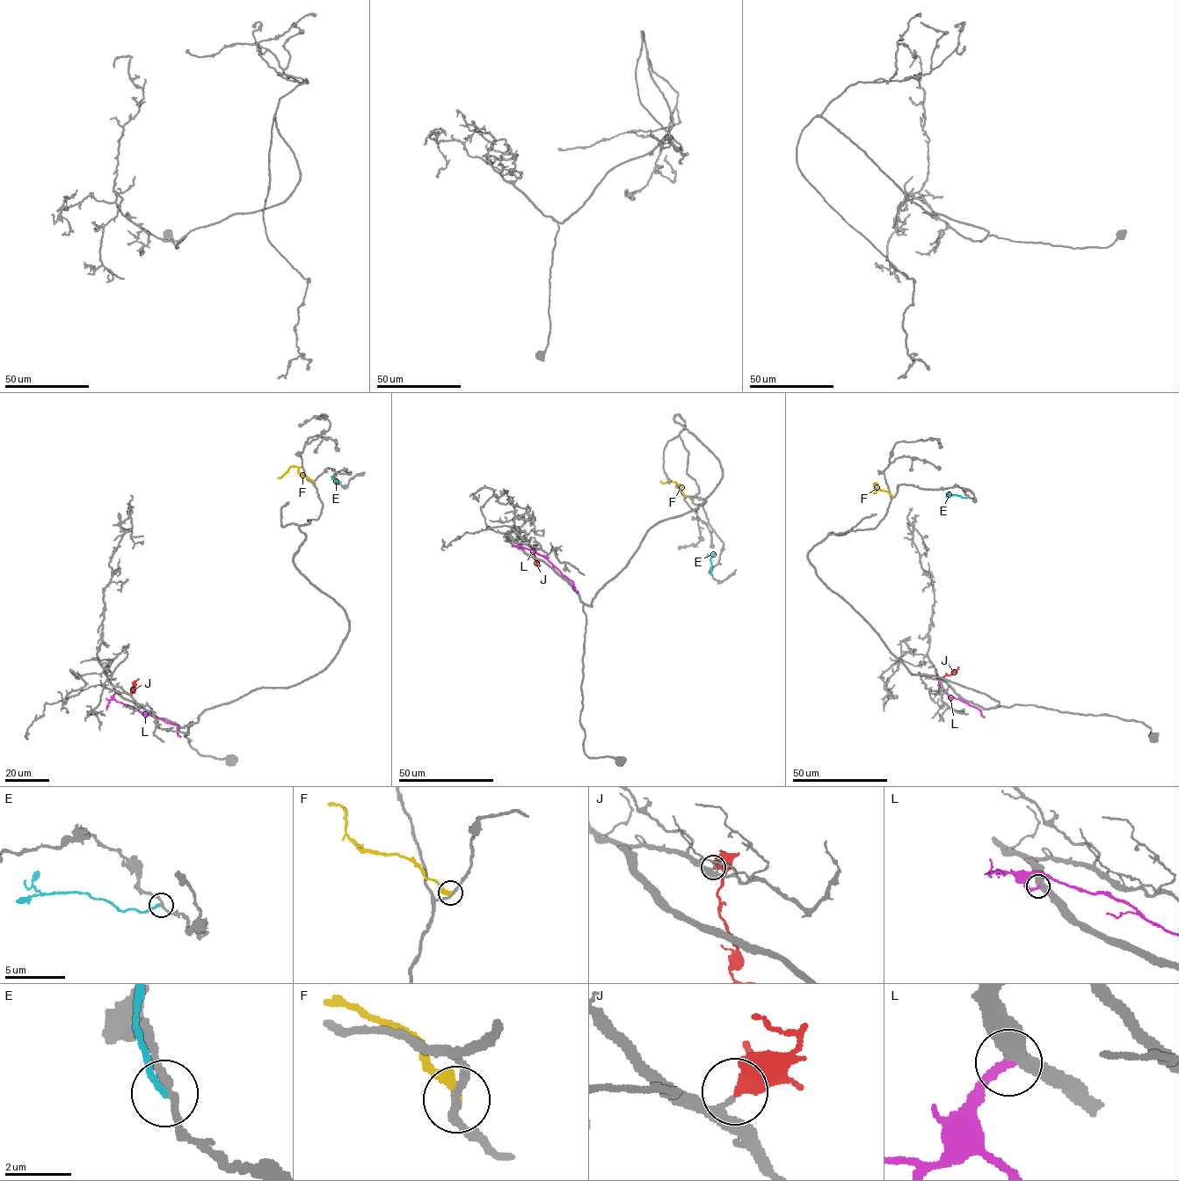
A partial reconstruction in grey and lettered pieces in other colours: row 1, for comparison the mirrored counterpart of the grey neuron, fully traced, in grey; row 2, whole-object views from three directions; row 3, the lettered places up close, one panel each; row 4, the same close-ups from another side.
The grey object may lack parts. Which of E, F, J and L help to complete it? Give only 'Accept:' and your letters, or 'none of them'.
Accept: J

